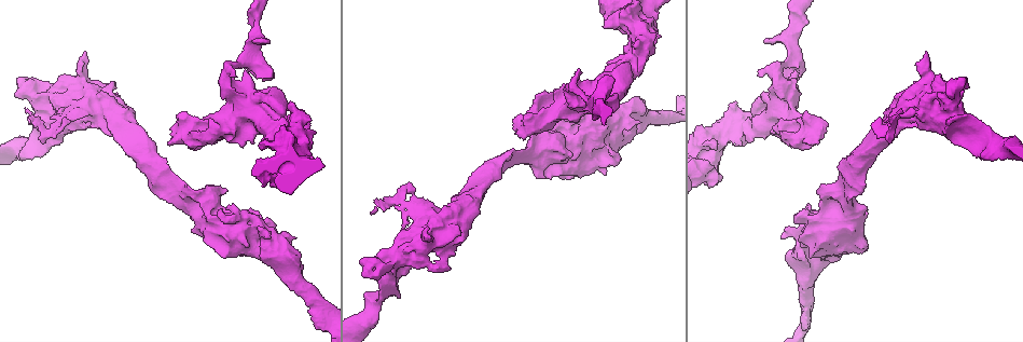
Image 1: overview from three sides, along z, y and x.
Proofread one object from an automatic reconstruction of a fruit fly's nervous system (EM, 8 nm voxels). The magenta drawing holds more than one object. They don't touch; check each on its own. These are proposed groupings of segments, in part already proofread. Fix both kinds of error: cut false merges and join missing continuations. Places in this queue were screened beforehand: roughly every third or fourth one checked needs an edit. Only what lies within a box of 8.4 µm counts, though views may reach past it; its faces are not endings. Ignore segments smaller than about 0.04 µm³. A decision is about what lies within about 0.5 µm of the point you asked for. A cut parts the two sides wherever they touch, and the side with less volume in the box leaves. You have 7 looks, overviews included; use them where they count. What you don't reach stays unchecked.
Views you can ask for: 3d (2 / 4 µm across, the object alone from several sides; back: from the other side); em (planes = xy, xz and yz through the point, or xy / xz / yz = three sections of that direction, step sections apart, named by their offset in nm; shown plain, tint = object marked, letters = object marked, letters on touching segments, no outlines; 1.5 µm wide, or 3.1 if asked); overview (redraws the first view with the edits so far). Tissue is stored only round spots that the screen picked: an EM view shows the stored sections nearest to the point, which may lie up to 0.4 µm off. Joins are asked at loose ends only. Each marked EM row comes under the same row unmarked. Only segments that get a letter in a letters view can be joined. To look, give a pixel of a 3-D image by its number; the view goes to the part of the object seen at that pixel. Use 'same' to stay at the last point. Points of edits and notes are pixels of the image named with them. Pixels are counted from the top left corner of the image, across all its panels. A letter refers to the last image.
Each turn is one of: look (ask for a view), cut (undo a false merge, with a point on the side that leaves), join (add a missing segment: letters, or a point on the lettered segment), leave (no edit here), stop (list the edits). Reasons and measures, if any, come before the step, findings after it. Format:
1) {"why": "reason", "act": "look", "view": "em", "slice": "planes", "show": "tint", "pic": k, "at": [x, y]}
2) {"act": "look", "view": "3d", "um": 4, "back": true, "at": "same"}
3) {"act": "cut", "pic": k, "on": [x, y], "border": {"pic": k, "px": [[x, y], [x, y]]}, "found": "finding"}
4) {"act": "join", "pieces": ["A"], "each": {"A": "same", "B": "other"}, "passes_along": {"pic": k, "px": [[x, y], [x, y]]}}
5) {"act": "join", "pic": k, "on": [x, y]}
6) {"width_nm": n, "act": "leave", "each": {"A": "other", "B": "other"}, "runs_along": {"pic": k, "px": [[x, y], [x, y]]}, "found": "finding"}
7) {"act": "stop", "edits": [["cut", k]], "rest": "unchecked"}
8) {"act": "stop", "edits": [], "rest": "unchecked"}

{"act": "look", "view": "em", "slice": "planes", "show": "letters", "pic": 1, "at": [764, 43]}

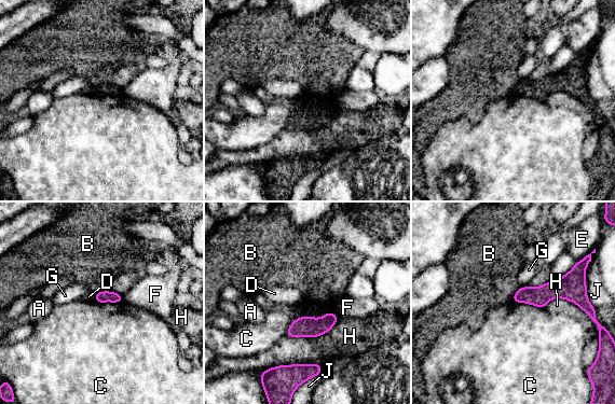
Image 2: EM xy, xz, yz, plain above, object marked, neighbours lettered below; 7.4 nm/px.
{"act": "leave", "each": {"A": "other", "B": "other", "C": "other", "D": "other", "E": "other", "F": "other", "G": "other", "H": "other", "J": "other"}, "found": "none of them fits"}

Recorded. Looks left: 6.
{"why": "branch stops here", "act": "look", "view": "em", "slice": "yz", "step": 4, "show": "letters", "pic": 1, "at": [654, 35]}

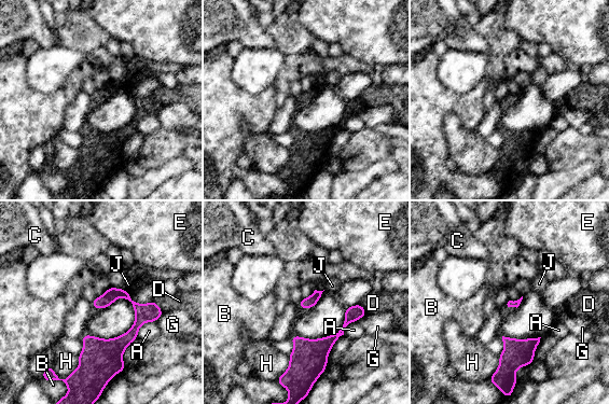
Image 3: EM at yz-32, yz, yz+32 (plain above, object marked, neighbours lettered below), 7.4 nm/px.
{"why": "another direction", "act": "look", "view": "em", "slice": "planes", "show": "letters", "at": "same"}

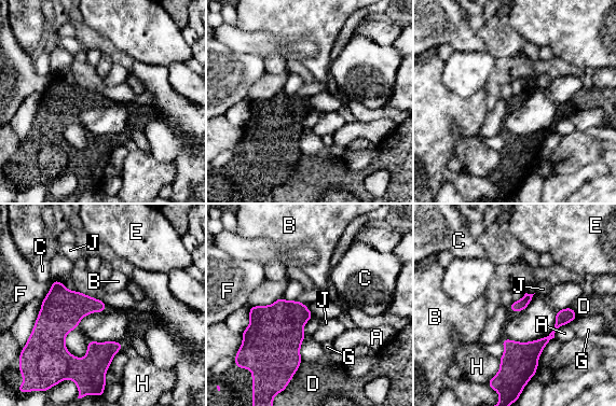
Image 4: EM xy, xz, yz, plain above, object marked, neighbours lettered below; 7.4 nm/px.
{"longest_contact_nm": ["F", 170], "act": "leave", "each": {"A": "other", "B": "other", "C": "other", "D": "other", "E": "other", "F": "other", "G": "other", "H": "other", "J": "other"}, "border": {"pic": 4, "px": [[525, 292], [534, 293]]}, "found": "no lettered segment goes on from it"}

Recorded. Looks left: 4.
{"why": "an open end", "act": "look", "view": "3d", "um": 4, "back": true, "pic": 1, "at": [372, 273]}

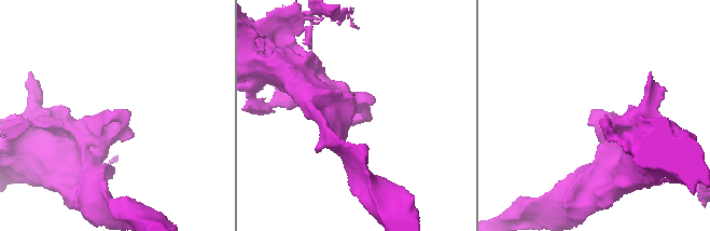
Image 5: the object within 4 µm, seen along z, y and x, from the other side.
{"act": "look", "view": "em", "slice": "xy", "step": 4, "show": "letters", "pic": 5, "at": [357, 119]}

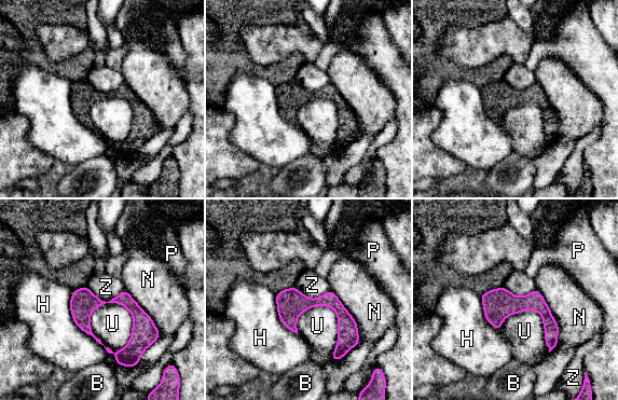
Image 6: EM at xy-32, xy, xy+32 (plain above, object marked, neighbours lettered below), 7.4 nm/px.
{"why": "another direction", "act": "look", "view": "em", "slice": "xz", "step": 4, "show": "letters", "at": "same"}

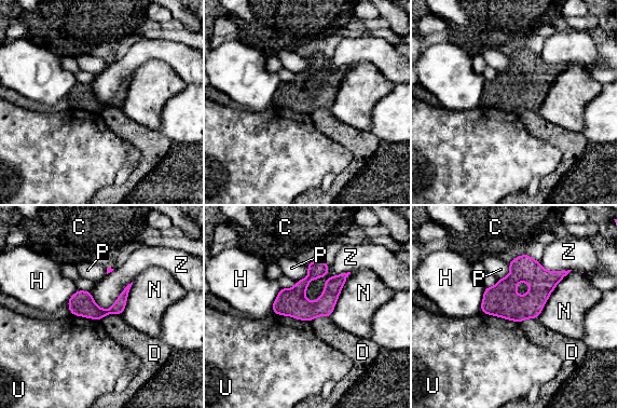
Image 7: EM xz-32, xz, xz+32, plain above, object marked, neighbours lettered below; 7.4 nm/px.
{"width_nm": 180, "act": "leave", "each": {"C": "other", "D": "other", "H": "other", "N": "other", "P": "other", "U": "other", "Z": "other"}, "runs_along": {"pic": 7, "px": [[563, 273], [525, 306], [483, 310]]}, "found": "none of them fits"}

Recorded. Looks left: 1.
{"act": "stop", "edits": [], "rest": "unchecked"}

